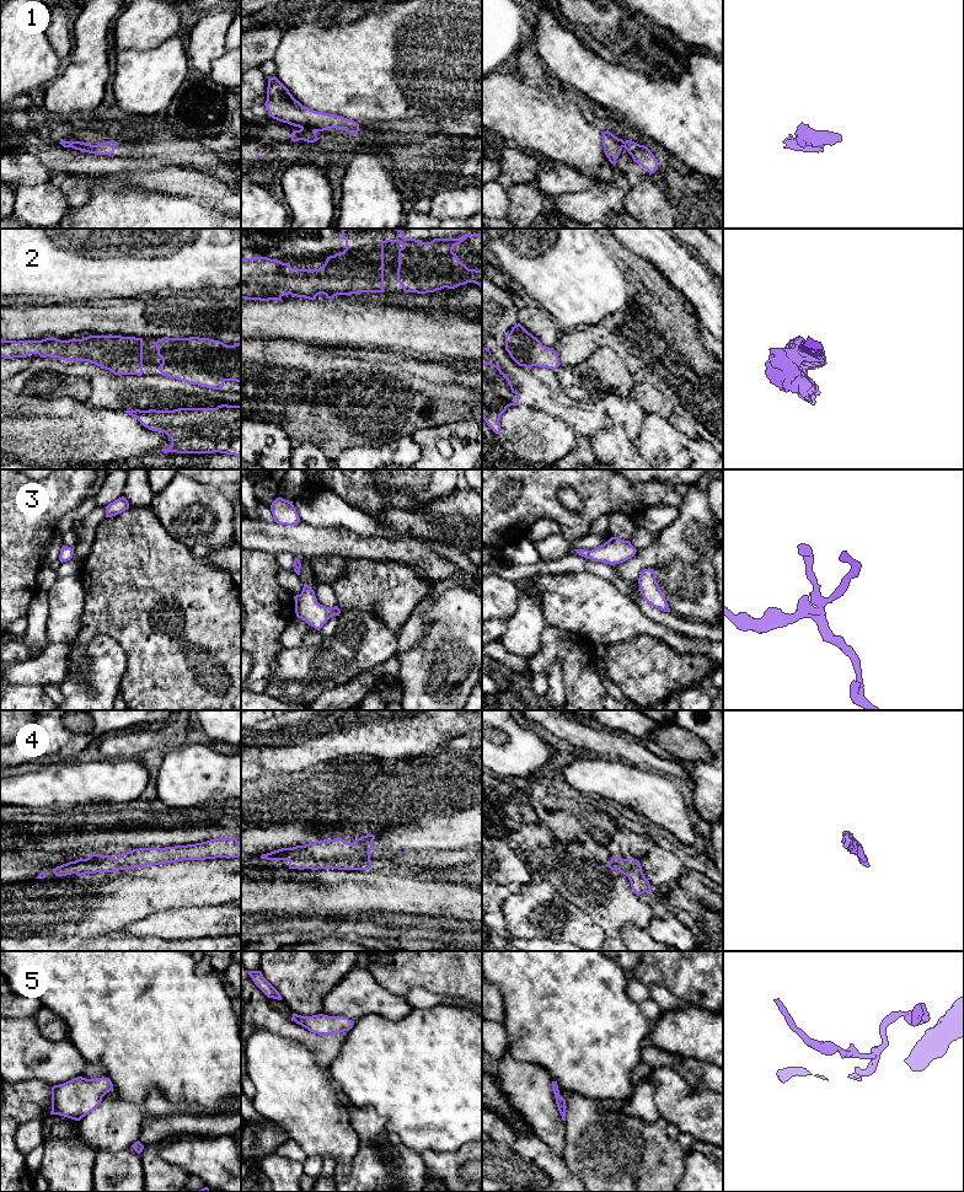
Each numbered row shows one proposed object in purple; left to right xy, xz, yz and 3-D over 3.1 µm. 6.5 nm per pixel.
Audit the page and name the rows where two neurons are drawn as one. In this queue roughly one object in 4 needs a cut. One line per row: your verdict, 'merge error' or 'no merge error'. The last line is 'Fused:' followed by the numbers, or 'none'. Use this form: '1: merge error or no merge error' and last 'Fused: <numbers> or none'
1: merge error
2: no merge error
3: no merge error
4: no merge error
5: no merge error
Fused: 1

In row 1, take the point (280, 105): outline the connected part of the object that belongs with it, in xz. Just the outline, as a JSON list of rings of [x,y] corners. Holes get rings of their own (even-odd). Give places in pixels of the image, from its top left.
[[[275,76],[268,79],[264,106],[273,119],[301,129],[323,131],[336,128],[352,134],[359,131],[359,124],[354,120],[337,114],[316,112],[302,106]]]

